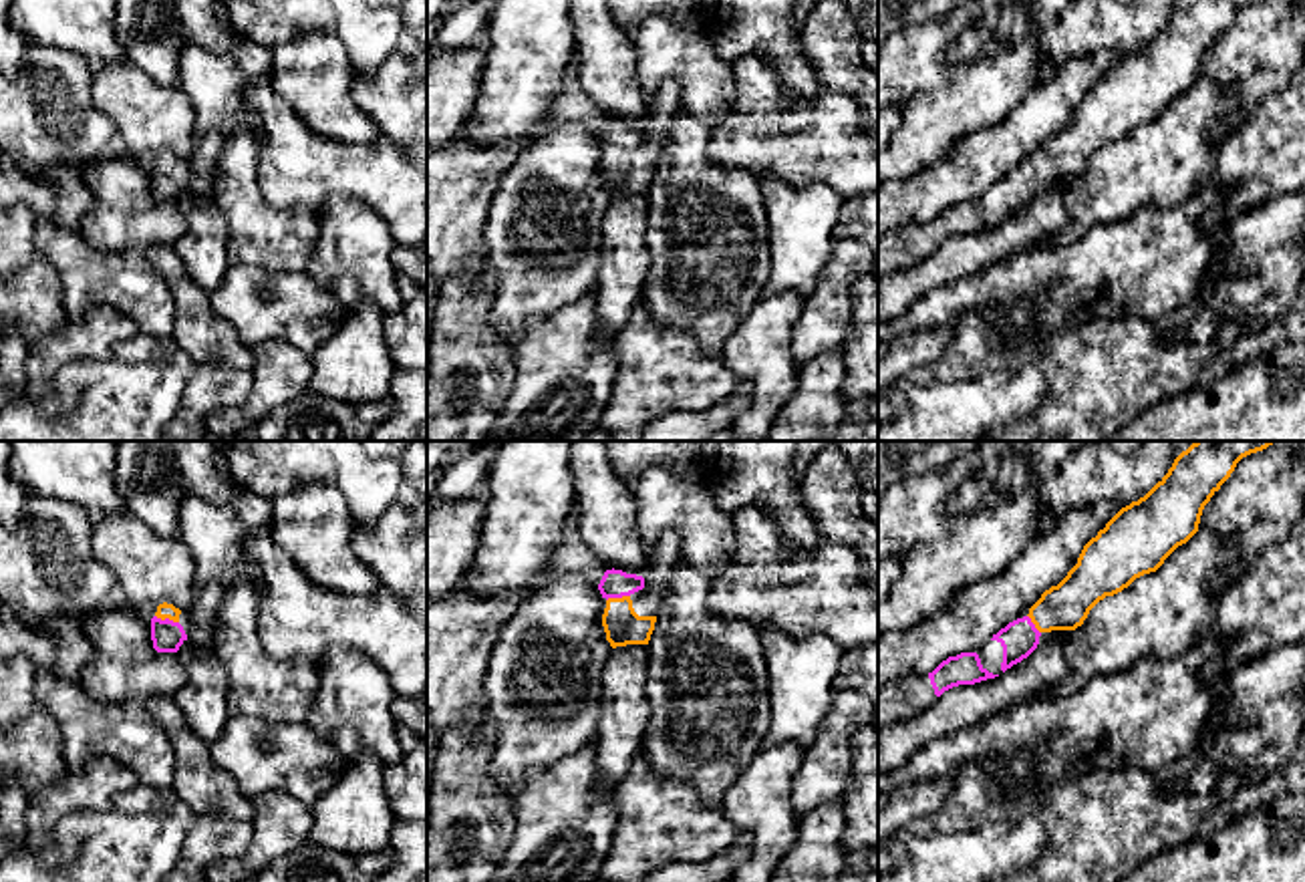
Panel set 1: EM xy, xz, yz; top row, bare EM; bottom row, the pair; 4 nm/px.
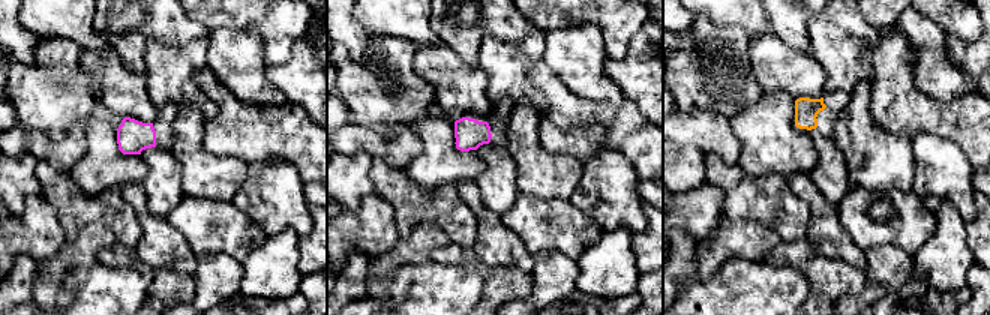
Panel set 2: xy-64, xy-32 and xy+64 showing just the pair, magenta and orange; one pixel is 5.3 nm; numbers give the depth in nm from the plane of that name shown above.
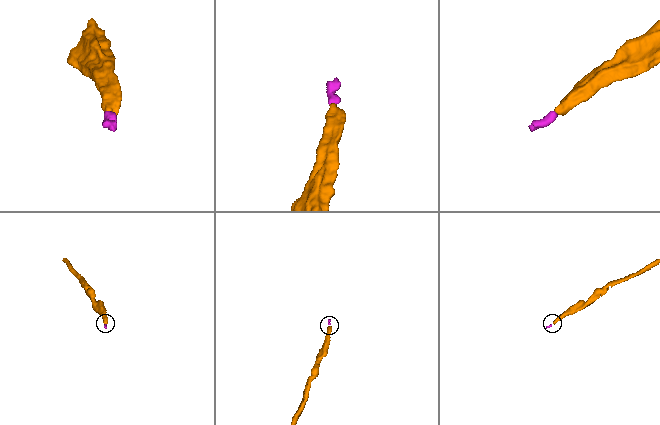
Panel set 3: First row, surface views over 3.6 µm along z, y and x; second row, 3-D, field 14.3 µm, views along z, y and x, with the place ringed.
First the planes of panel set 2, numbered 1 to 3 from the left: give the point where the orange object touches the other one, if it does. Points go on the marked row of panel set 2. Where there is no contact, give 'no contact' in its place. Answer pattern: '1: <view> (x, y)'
1: no contact
2: no contact
3: no contact

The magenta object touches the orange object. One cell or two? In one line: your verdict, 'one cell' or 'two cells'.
one cell

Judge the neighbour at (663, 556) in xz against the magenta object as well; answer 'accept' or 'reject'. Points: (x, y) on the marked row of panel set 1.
accept

